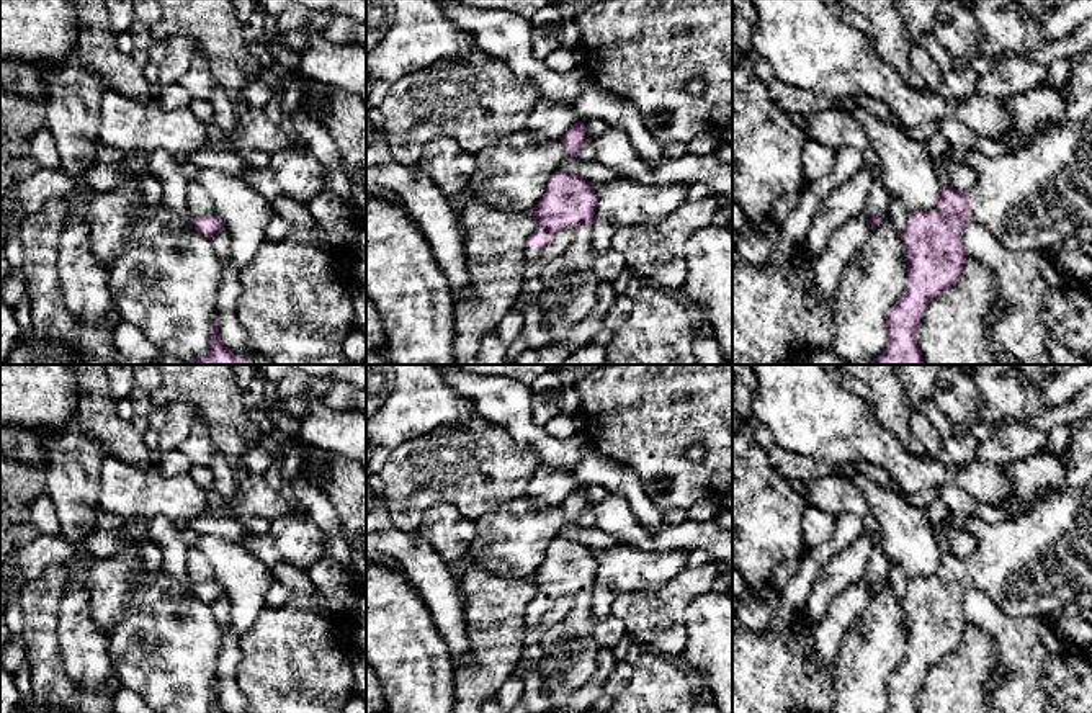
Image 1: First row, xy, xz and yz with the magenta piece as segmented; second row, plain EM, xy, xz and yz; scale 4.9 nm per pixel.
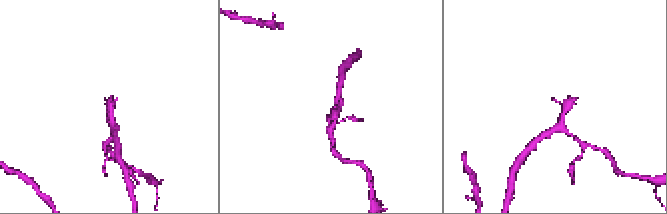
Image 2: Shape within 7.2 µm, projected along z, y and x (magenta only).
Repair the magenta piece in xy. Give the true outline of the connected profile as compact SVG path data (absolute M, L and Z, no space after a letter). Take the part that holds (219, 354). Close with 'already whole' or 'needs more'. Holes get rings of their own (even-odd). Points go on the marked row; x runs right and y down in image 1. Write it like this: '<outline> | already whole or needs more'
M217 316L213 325L213 340L209 352L199 358L195 358L193 365L245 365L222 343L217 327Z | already whole

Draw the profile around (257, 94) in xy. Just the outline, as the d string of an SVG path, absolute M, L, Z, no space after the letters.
M255 77L245 88L245 100L255 110L263 110L271 96L273 88L262 77Z

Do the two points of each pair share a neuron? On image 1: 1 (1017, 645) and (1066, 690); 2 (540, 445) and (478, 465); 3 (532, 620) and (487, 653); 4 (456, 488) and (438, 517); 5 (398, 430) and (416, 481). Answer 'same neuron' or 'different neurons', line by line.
1: same neuron
2: different neurons
3: different neurons
4: different neurons
5: different neurons

